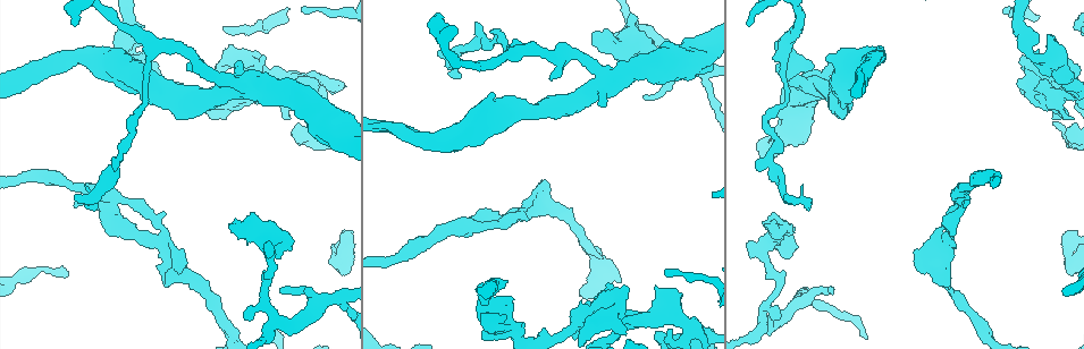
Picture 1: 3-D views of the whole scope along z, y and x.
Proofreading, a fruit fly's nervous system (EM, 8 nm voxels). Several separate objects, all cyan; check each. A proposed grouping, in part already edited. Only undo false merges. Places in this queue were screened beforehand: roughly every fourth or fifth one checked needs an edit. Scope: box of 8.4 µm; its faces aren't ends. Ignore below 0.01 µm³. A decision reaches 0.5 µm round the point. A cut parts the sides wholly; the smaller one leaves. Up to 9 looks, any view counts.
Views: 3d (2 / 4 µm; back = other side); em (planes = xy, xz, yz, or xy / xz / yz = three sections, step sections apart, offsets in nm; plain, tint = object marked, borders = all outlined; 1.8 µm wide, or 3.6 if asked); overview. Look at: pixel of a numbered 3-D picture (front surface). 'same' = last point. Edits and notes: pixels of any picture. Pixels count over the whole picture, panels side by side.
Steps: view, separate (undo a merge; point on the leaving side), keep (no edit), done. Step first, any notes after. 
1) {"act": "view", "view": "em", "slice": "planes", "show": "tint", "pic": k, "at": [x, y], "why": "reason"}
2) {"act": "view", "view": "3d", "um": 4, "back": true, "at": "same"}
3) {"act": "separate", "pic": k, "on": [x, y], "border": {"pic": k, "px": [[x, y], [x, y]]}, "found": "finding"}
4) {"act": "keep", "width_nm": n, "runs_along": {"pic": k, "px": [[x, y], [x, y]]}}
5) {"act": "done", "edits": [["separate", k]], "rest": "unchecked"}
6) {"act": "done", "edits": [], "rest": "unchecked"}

{"act": "view", "view": "3d", "um": 2, "pic": 1, "at": [494, 326], "why": "side arm on a straight run"}

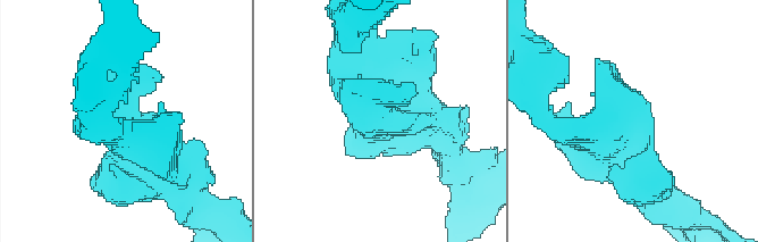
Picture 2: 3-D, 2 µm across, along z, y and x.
{"act": "view", "view": "em", "slice": "planes", "show": "tint", "pic": 2, "at": [130, 151]}

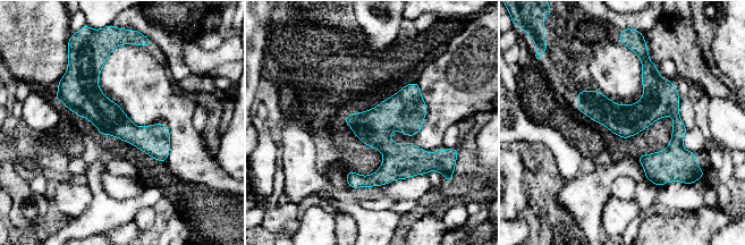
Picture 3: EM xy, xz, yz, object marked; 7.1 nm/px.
{"act": "keep", "width_nm": 220, "runs_along": {"pic": 3, "px": [[646, 62], [677, 120], [659, 183]]}, "found": "all the same neuron"}

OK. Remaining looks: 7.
{"act": "view", "view": "3d", "um": 4, "pic": 1, "at": [959, 198], "why": "touches itself"}

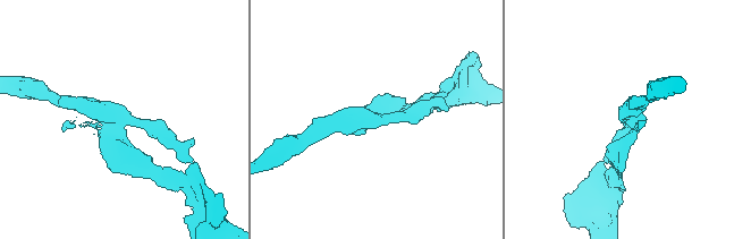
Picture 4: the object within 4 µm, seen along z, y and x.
{"act": "view", "view": "em", "slice": "planes", "show": "plain", "pic": 4, "at": [379, 119]}

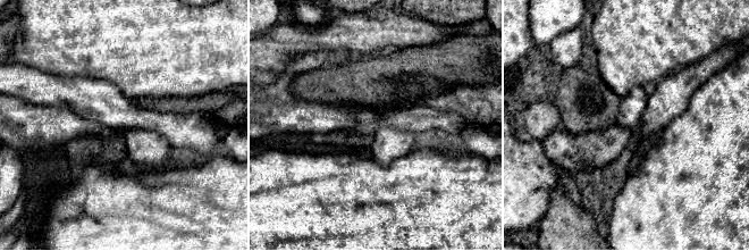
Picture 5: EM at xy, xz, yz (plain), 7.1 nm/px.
{"act": "view", "view": "em", "slice": "planes", "show": "tint", "at": "same"}

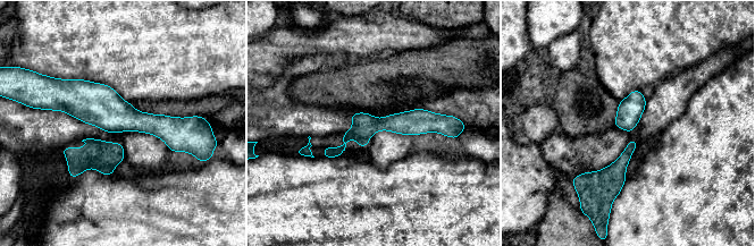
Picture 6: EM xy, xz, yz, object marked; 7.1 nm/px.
{"act": "separate", "pic": 6, "on": [363, 125], "border": {"pic": 6, "px": [[355, 136], [367, 138]]}, "found": "a second neuron is stuck on"}

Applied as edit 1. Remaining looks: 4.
{"act": "view", "view": "em", "slice": "planes", "show": "tint", "pic": 1, "at": [764, 319], "why": "four-way junction"}

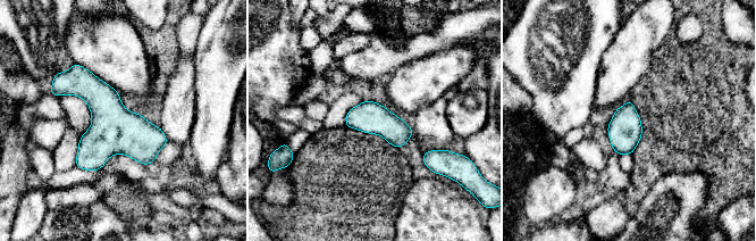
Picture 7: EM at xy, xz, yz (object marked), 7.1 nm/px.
{"act": "keep", "width_nm": 220, "found": "all the same neuron"}

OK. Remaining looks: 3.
{"act": "view", "view": "em", "slice": "planes", "show": "tint", "pic": 1, "at": [235, 83], "why": "three-way junction"}

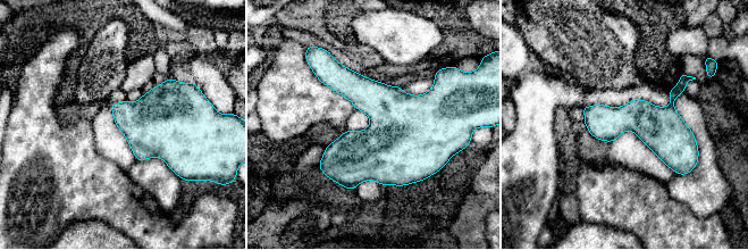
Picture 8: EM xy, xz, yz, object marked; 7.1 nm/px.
{"act": "keep", "width_nm": 260, "found": "one neuron here"}

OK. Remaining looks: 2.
{"act": "done", "edits": [["separate", 6]], "rest": "unchecked"}

